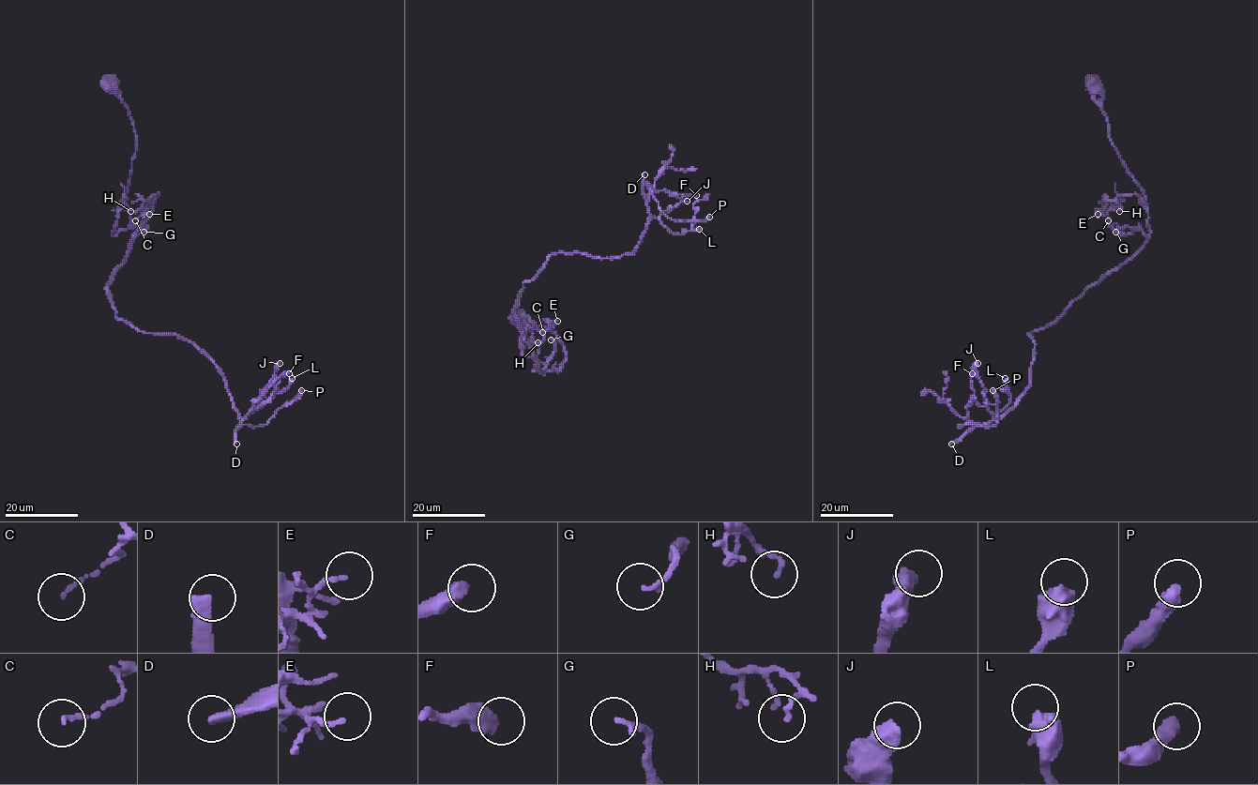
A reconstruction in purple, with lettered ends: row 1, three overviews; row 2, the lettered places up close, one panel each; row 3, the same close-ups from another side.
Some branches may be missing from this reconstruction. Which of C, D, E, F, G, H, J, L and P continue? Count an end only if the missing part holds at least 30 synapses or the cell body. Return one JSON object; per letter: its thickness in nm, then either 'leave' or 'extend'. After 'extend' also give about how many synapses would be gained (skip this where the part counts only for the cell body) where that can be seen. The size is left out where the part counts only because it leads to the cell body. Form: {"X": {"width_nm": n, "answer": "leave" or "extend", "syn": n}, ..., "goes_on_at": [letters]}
{"C": {"width_nm": 130, "answer": "leave"}, "D": {"width_nm": 360, "answer": "extend", "syn": 450}, "E": {"width_nm": 130, "answer": "leave"}, "F": {"width_nm": 500, "answer": "leave"}, "G": {"width_nm": 170, "answer": "leave"}, "H": {"width_nm": 140, "answer": "leave"}, "J": {"width_nm": 500, "answer": "leave"}, "L": {"width_nm": 650, "answer": "leave"}, "P": {"width_nm": 440, "answer": "leave"}, "goes_on_at": ["D"]}

